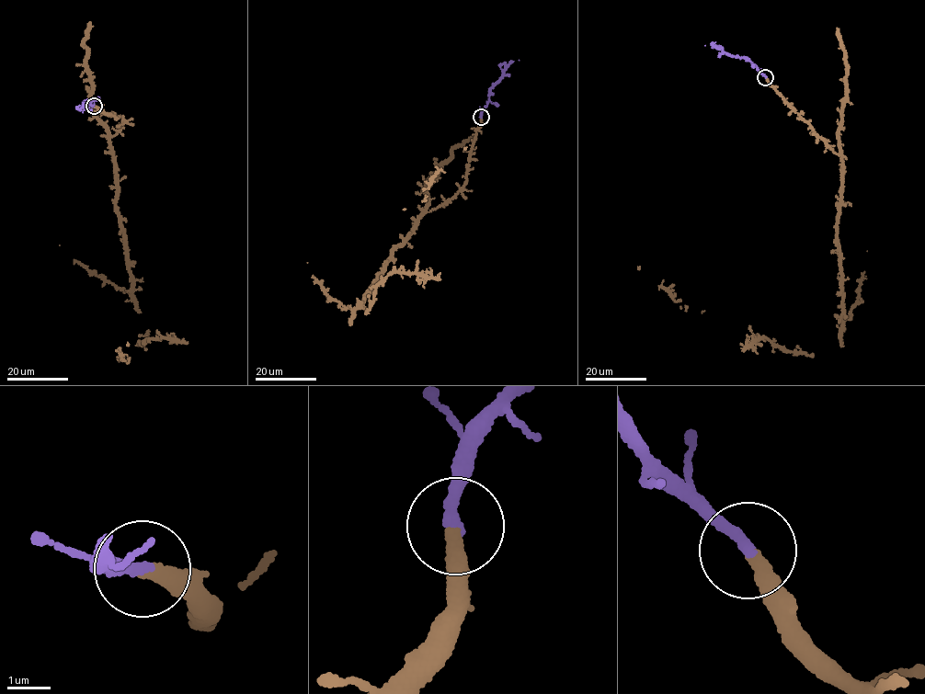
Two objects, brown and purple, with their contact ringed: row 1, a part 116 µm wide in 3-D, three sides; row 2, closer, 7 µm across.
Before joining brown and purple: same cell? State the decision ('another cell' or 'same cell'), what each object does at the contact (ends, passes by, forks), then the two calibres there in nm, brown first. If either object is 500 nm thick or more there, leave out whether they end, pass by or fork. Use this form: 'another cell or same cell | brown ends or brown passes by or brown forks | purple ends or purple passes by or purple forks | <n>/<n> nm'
same cell | brown ends | purple ends | 360/280 nm

